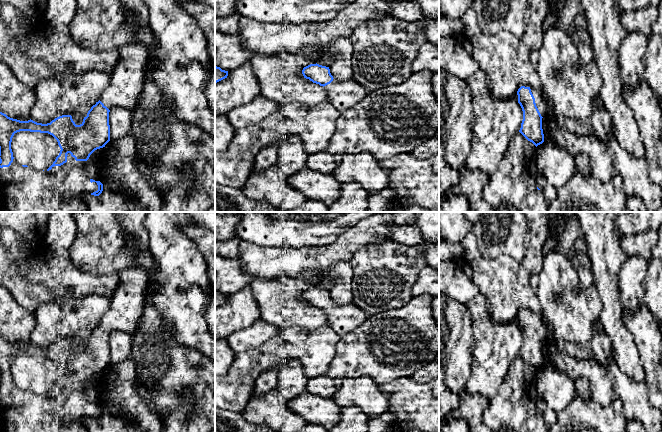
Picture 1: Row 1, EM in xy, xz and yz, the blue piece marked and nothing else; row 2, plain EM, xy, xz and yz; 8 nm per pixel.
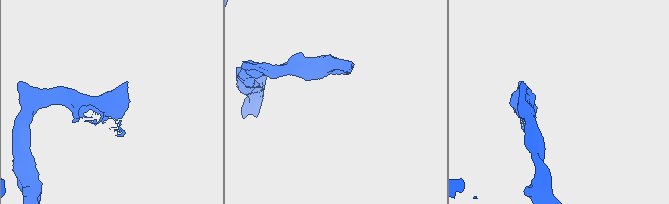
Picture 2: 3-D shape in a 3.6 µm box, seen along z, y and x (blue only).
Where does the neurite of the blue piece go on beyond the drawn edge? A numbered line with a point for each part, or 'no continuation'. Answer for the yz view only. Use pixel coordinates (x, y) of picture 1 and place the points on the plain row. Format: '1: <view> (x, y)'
1: yz (544, 329)

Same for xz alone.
1: xz (343, 319)

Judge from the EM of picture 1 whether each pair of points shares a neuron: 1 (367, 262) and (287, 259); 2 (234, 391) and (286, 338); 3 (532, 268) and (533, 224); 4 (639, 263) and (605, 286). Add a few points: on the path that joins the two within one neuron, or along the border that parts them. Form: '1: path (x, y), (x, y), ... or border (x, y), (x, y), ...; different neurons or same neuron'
1: border (368, 246), (358, 249), (349, 261); different neurons
2: path (245, 377), (272, 350); same neuron
3: path (533, 257), (533, 235); same neuron
4: border (627, 257), (619, 274), (620, 300); different neurons

